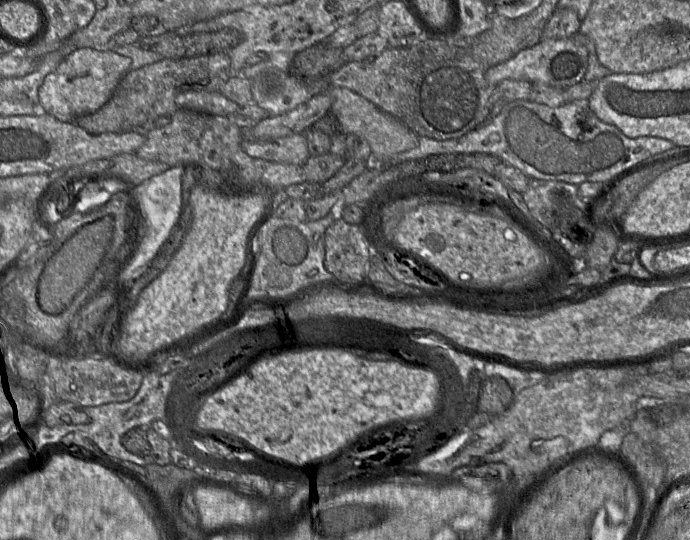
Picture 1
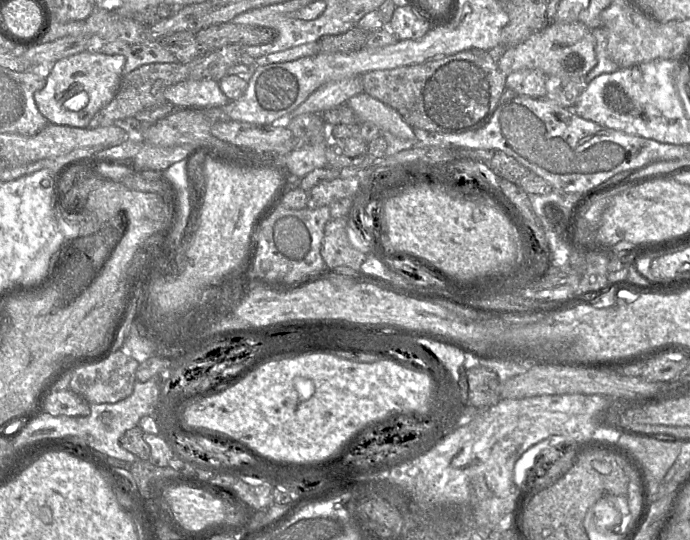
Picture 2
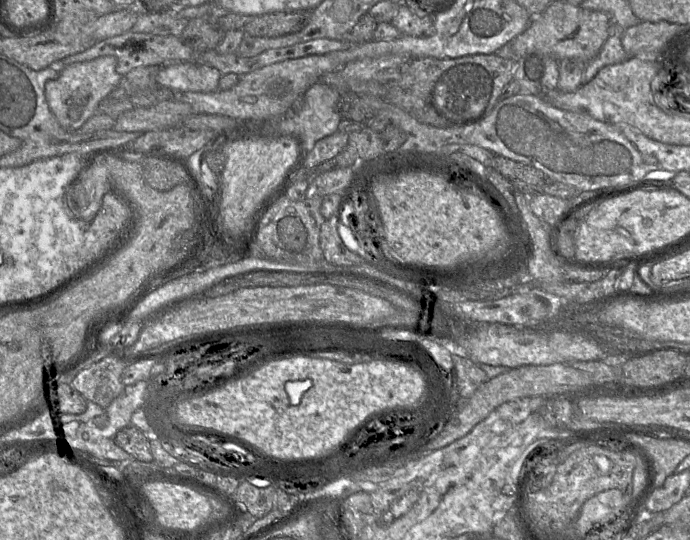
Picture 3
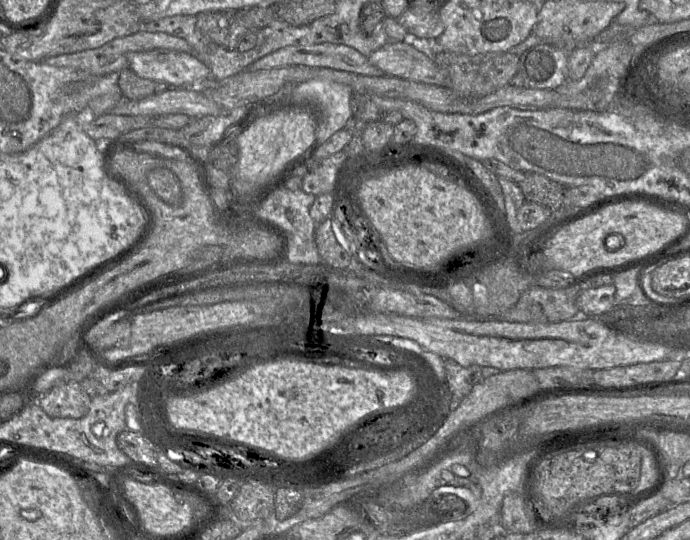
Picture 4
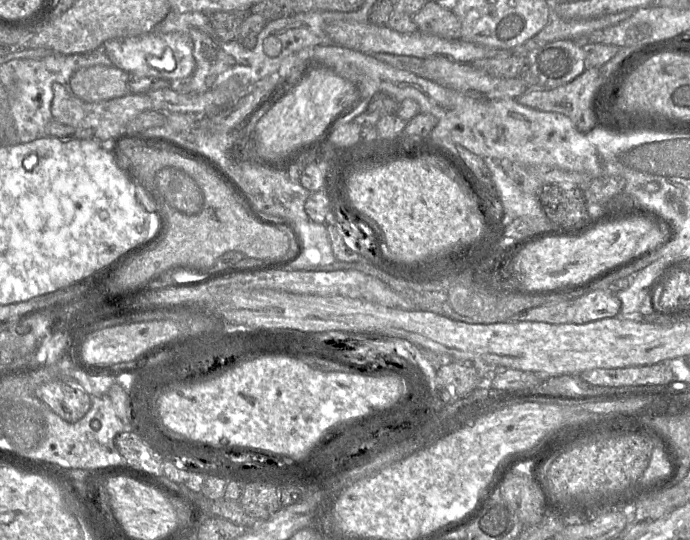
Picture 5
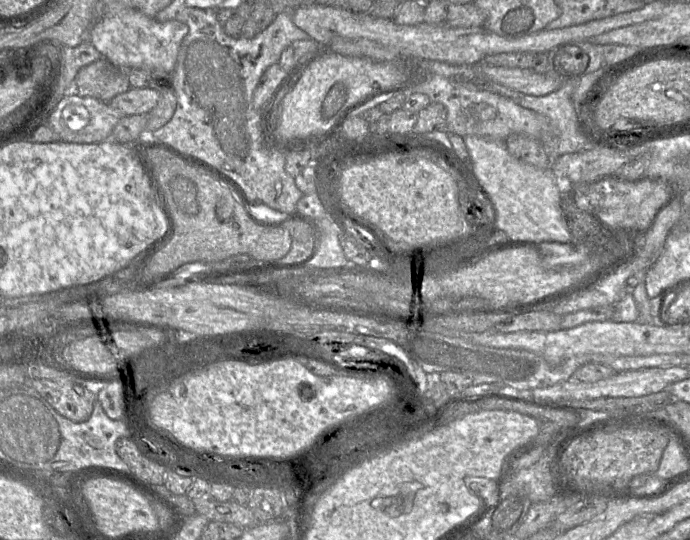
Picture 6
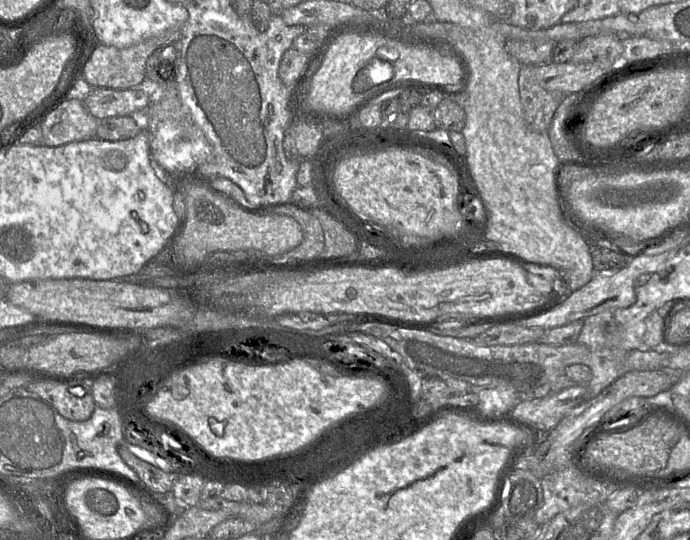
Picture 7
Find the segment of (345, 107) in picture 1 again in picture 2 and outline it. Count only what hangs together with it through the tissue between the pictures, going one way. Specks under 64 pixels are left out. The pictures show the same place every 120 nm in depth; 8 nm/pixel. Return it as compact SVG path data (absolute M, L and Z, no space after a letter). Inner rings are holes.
M356 94L347 101L347 104L356 113L360 122L371 122L378 126L381 132L389 132L404 140L414 139L413 128L400 113L369 94Z

